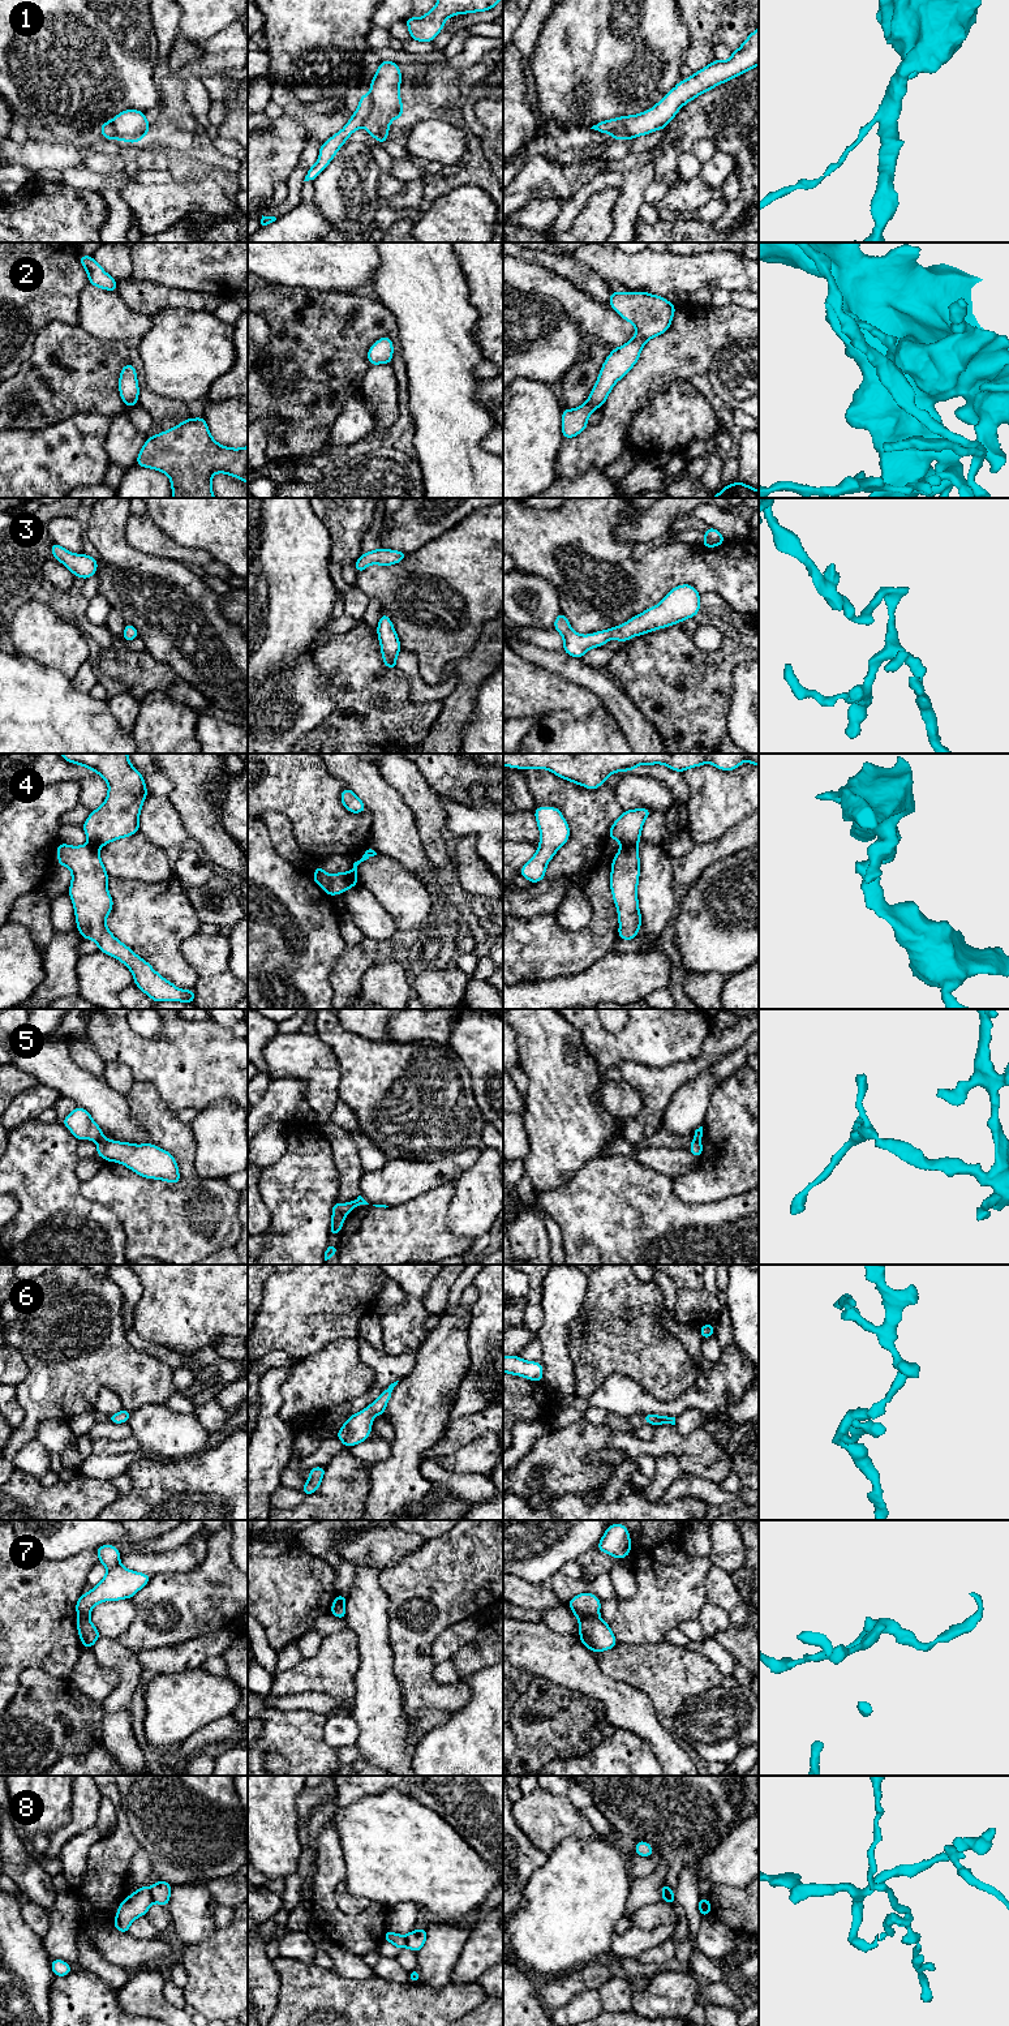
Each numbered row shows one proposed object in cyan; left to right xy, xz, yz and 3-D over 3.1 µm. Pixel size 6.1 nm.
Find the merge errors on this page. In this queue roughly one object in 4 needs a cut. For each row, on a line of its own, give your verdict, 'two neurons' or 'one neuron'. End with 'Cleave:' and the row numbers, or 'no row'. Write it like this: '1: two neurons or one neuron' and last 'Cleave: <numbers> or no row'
1: two neurons
2: one neuron
3: one neuron
4: two neurons
5: two neurons
6: one neuron
7: one neuron
8: two neurons
Cleave: 1, 4, 5, 8

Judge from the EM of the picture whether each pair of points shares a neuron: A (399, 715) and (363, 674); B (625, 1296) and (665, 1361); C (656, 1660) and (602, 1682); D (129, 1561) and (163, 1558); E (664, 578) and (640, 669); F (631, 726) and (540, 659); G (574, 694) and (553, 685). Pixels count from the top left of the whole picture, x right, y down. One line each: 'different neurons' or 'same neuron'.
A: same neuron
B: same neuron
C: different neurons
D: same neuron
E: different neurons
F: same neuron
G: same neuron

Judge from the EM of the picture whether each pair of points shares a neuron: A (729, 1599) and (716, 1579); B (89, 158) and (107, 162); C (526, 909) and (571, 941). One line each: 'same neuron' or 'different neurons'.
A: same neuron
B: same neuron
C: different neurons

